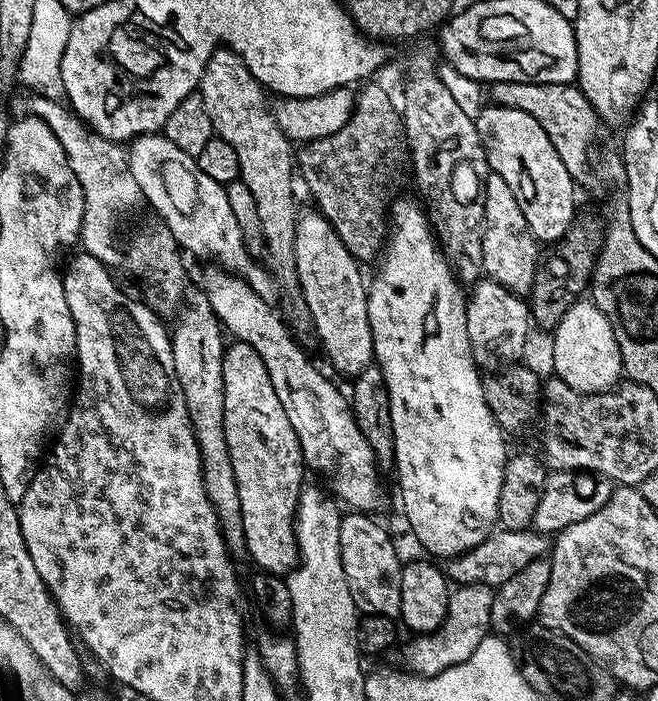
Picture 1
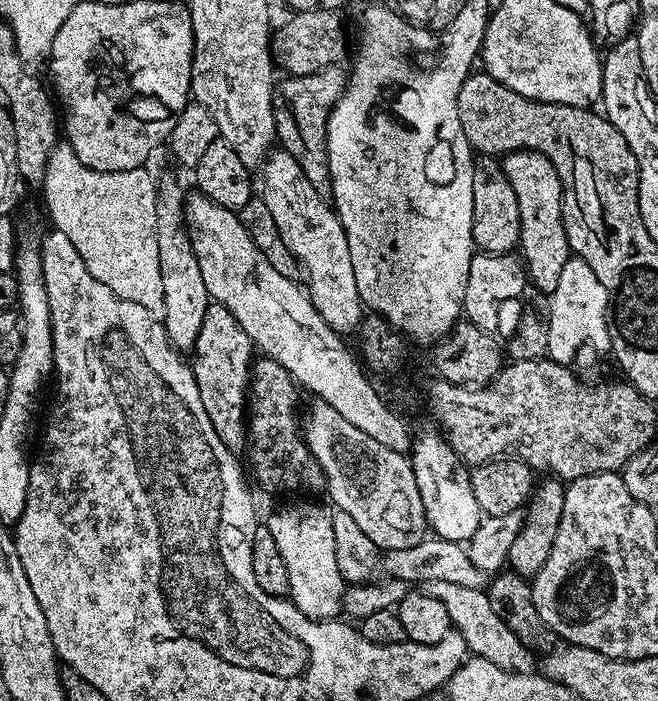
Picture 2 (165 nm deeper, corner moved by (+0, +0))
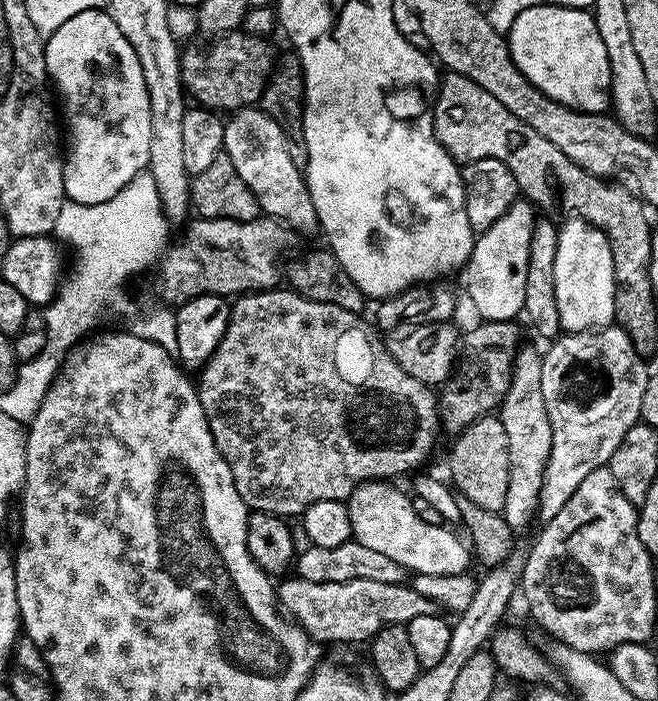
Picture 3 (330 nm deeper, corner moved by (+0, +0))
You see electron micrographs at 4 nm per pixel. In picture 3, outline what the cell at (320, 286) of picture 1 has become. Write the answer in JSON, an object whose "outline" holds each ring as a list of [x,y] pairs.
{"outline":[[[260,106],[242,108],[233,111],[229,116],[232,117],[227,117],[224,126],[223,152],[228,155],[230,162],[234,162],[234,170],[238,170],[238,174],[242,174],[242,182],[246,182],[246,186],[254,194],[254,198],[260,204],[261,213],[265,217],[279,220],[297,234],[312,231],[315,233],[319,229],[320,223],[318,214],[314,210],[314,202],[310,202],[308,183],[305,182],[302,175],[301,165],[296,164],[294,158],[290,158],[288,138],[278,126],[278,122],[274,122],[274,118],[270,118]]]}

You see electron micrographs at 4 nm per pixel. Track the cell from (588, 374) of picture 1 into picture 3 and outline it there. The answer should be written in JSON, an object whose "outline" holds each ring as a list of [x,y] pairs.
{"outline":[[[568,218],[558,228],[558,254],[554,254],[554,298],[558,298],[558,318],[565,333],[591,332],[609,327],[616,318],[616,275],[614,254],[602,230],[579,218]]]}

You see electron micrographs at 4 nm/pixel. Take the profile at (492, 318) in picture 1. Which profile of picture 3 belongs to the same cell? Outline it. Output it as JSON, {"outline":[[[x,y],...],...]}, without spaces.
{"outline":[[[518,198],[512,203],[510,210],[506,210],[506,214],[502,214],[502,218],[498,218],[498,222],[490,226],[490,230],[475,237],[470,258],[462,269],[462,277],[464,276],[464,288],[468,291],[468,300],[472,303],[473,310],[480,315],[481,321],[516,320],[523,313],[526,302],[526,270],[530,266],[530,238],[534,234],[537,219],[533,205]]]}

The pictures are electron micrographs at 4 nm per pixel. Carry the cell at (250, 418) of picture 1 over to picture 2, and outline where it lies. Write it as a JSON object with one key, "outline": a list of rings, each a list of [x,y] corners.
{"outline":[[[209,303],[206,318],[202,318],[202,330],[198,330],[190,363],[198,394],[202,394],[206,418],[210,418],[218,438],[222,438],[222,442],[236,454],[240,454],[243,448],[245,451],[250,436],[246,413],[250,408],[250,381],[254,363],[252,352],[254,353],[254,345],[251,338],[231,311],[222,304]]]}

